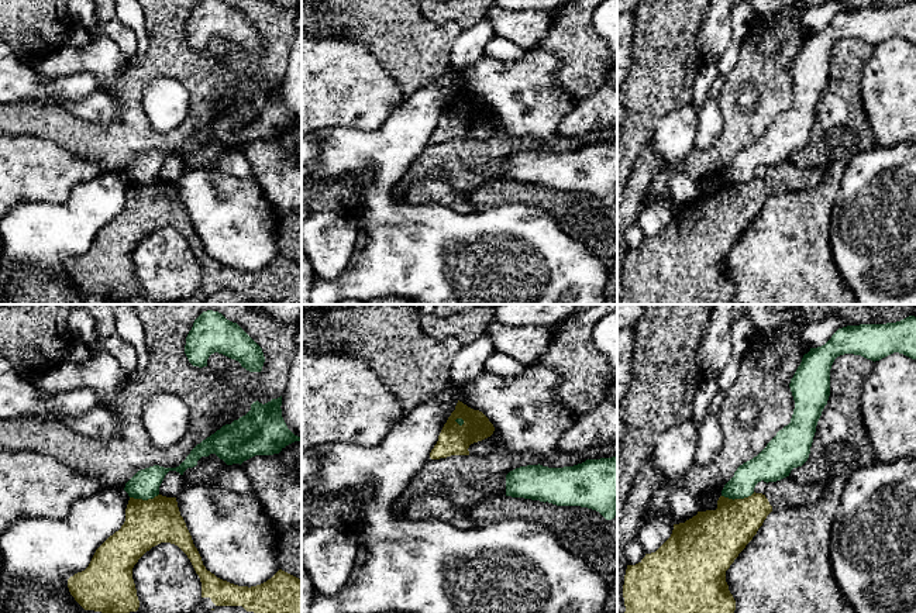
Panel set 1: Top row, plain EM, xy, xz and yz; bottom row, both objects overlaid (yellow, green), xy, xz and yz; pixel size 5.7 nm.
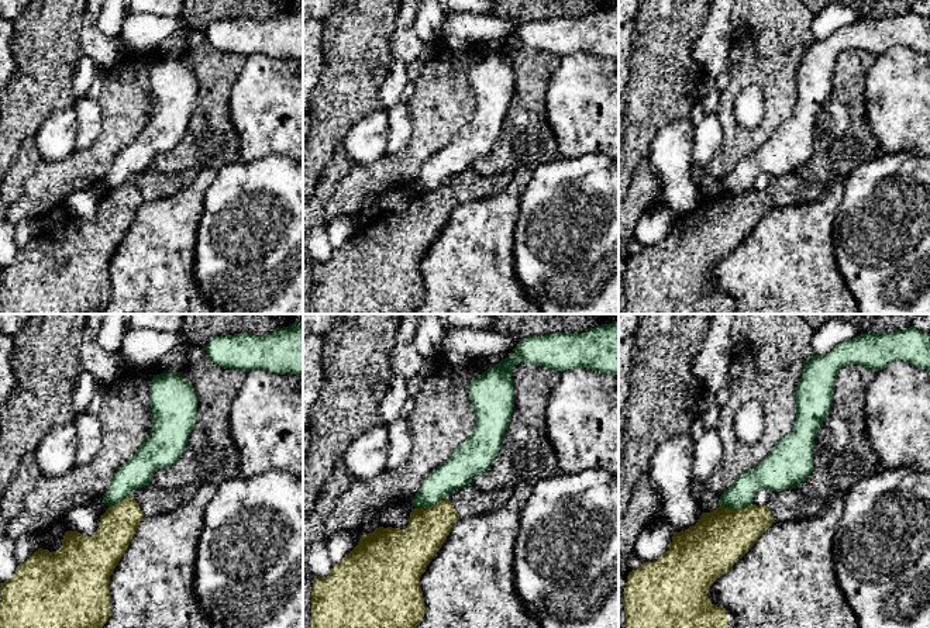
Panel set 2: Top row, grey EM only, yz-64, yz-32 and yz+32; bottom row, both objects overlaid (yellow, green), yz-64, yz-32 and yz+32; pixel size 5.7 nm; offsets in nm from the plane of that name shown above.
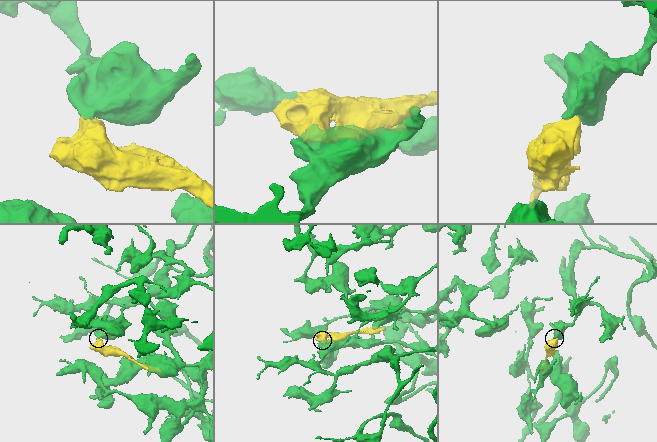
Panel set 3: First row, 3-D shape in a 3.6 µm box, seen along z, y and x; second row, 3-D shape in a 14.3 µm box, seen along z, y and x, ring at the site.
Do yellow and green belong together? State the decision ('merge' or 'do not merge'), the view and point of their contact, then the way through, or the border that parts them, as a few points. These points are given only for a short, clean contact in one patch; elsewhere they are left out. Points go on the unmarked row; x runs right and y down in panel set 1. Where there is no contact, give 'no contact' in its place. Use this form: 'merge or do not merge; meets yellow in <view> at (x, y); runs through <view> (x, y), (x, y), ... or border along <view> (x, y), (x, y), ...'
do not merge; meets yellow in yz at (737, 183); border along yz (754, 176), (733, 183), (722, 181)

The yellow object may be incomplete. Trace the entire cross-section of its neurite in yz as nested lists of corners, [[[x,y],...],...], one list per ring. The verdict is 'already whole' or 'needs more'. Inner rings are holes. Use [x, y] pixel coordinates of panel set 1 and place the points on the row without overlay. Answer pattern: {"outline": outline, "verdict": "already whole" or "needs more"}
{"outline": [[[762,178],[744,183],[720,180],[716,194],[698,196],[685,207],[674,209],[671,221],[636,249],[627,249],[623,269],[626,296],[623,304],[730,304],[736,285],[726,266],[726,255],[757,218],[772,190]]], "verdict": "already whole"}

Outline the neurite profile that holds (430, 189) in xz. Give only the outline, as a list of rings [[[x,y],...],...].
[[[441,176],[416,179],[404,199],[410,204],[440,204],[457,213],[475,211],[475,206],[466,199],[466,192],[455,189]]]

